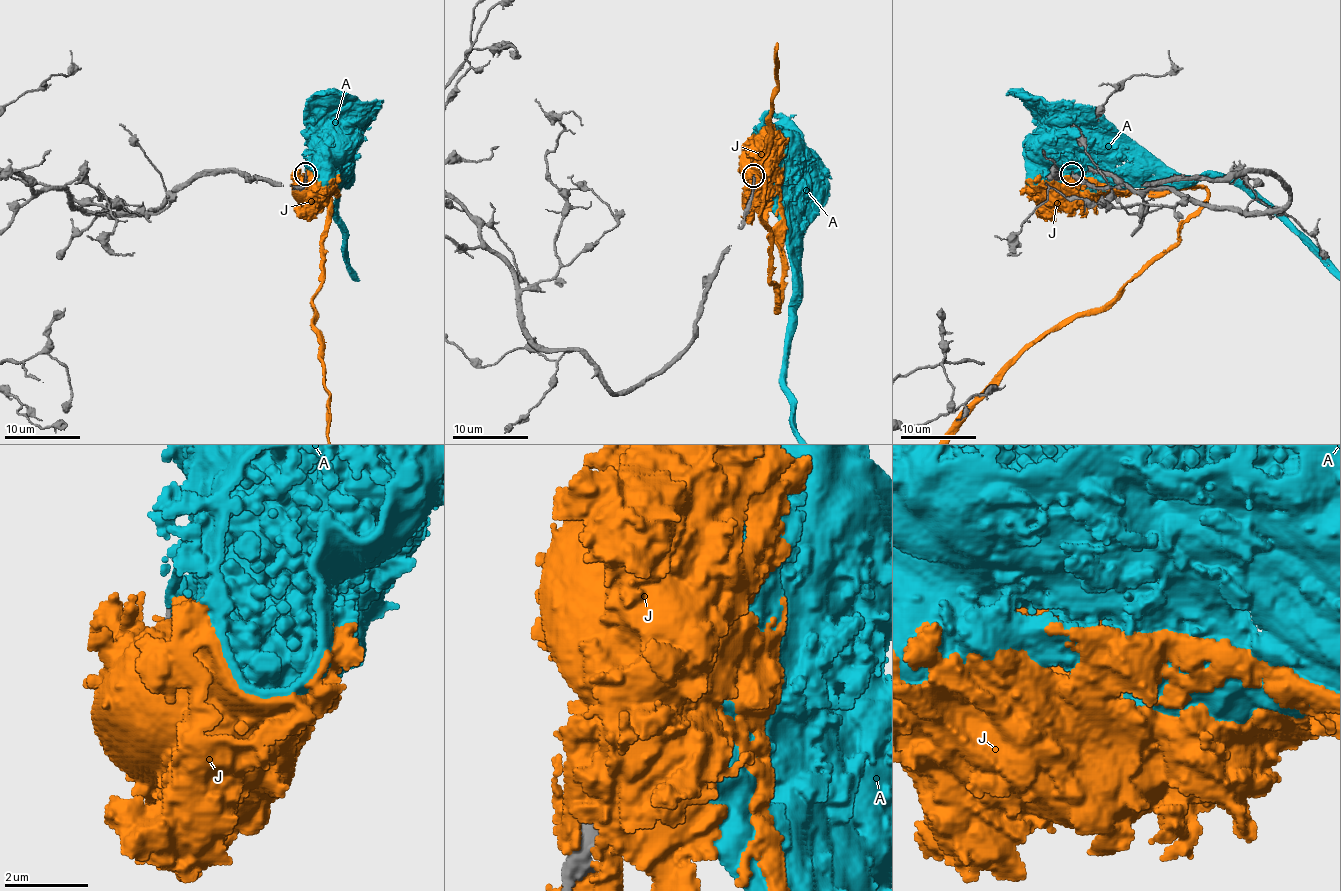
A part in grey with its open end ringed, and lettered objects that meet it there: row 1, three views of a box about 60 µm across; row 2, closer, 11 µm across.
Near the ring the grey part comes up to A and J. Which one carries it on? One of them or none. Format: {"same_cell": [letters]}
{"same_cell": []}

